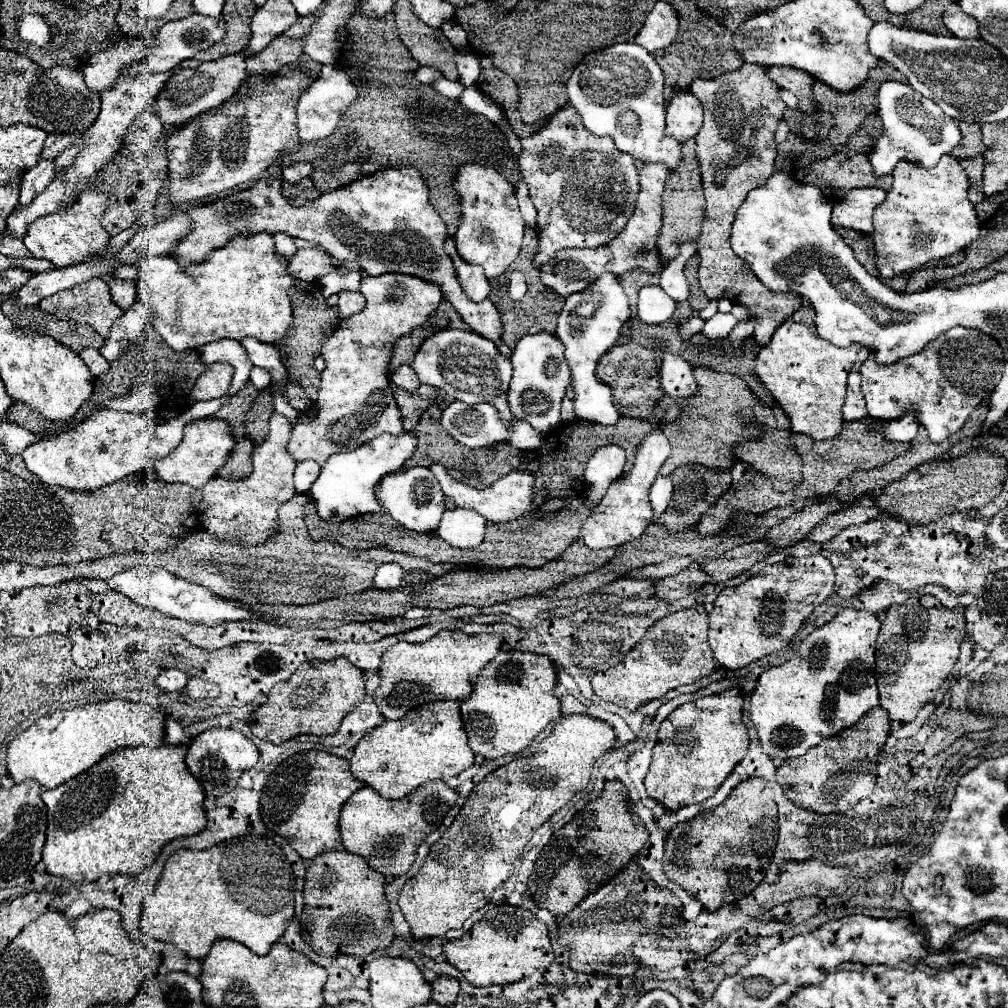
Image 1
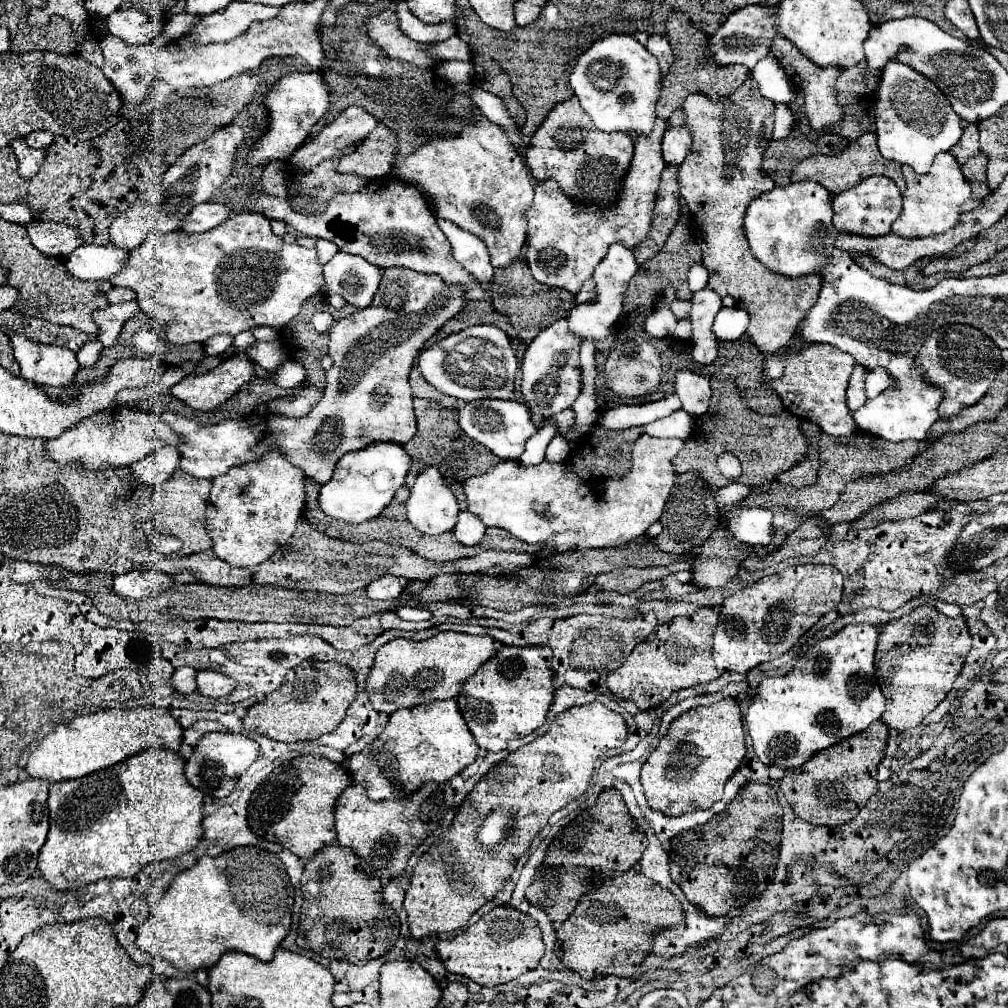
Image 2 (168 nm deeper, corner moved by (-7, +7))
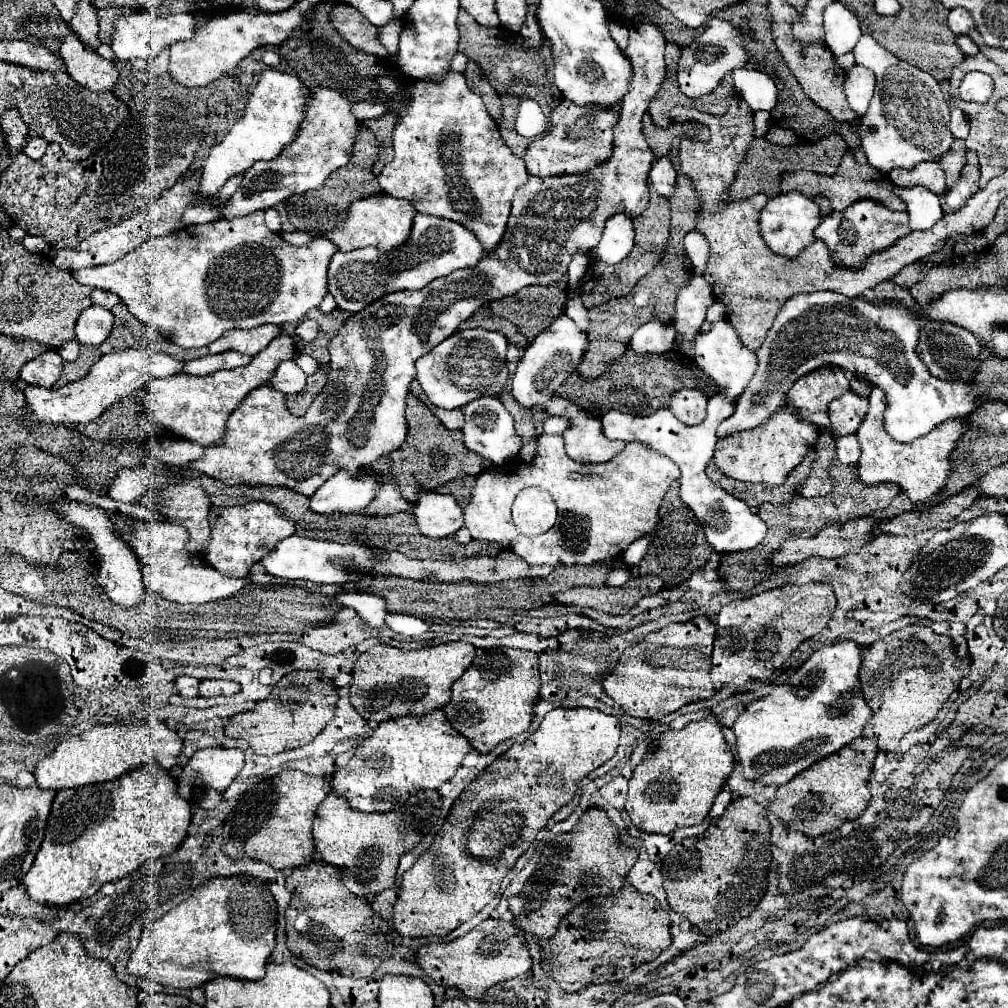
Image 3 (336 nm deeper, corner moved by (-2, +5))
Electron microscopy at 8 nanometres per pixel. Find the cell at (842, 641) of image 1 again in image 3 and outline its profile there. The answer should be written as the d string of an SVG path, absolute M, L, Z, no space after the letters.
M842 640L824 646L812 652L810 658L790 676L788 682L778 684L768 696L750 702L734 722L736 746L738 746L736 750L738 750L738 760L742 762L744 768L744 778L772 786L786 784L798 772L806 770L814 762L834 754L854 738L862 736L864 724L872 716L872 710L862 696L862 686L858 678L860 664L862 664L862 646L858 642Z

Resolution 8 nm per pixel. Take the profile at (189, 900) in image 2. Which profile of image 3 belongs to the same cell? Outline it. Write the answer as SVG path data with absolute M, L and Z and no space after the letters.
M250 876L210 878L200 882L200 886L192 892L190 898L180 902L166 916L142 930L140 944L132 952L126 970L134 976L144 976L158 984L174 988L196 988L222 974L240 980L258 980L264 976L264 966L276 946L276 924L278 910L274 896L270 896L268 884L262 884L262 880Z

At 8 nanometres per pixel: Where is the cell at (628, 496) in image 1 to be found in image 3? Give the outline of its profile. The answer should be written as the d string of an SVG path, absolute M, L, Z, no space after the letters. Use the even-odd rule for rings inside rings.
M538 436L538 456L530 464L516 464L516 466L504 466L504 468L488 468L482 474L476 476L476 484L472 490L472 498L468 506L464 508L464 526L470 530L472 538L478 540L490 540L498 542L504 548L512 550L520 558L524 558L528 564L592 564L598 560L606 560L610 556L622 554L636 538L650 534L656 526L656 516L660 502L670 488L674 480L680 478L678 466L664 454L648 448L646 444L630 442L626 448L616 454L612 460L602 464L578 464L568 458L564 450L564 438L562 436ZM522 490L526 490L534 496L536 492L546 492L556 502L556 522L554 526L538 536L524 536L516 532L516 524L512 520L512 504Z

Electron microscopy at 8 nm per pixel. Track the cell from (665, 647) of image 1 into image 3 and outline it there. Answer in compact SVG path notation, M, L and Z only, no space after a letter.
M696 616L682 624L668 624L648 634L642 642L626 648L616 668L604 678L604 692L618 702L626 714L660 720L694 700L710 698L714 686L710 680L710 656L716 626L706 616Z

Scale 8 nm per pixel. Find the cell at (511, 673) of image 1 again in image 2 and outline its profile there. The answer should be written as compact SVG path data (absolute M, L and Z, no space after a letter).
M501 646L491 660L487 660L471 678L467 678L467 682L463 682L457 706L479 748L489 752L505 750L511 740L523 738L545 724L555 694L549 662L551 650L547 646Z

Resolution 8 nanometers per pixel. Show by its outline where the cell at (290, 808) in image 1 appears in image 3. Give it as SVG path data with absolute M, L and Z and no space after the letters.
M284 770L282 774L262 780L254 790L246 792L224 824L224 852L228 858L258 858L274 868L306 866L316 852L312 838L312 822L322 800L332 792L328 778L310 776L300 770Z

